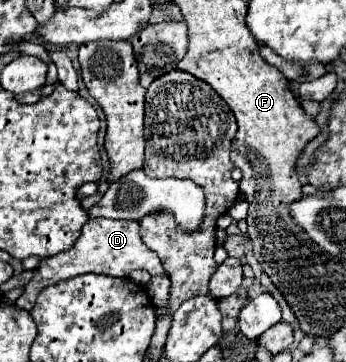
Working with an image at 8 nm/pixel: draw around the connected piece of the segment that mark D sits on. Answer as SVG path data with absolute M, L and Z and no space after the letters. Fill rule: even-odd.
M91 218L85 222L85 226L81 228L81 234L75 242L73 248L55 254L53 258L43 260L37 266L35 278L25 286L23 294L17 298L17 306L23 310L31 310L39 292L51 284L57 284L61 280L71 280L79 274L105 274L105 276L119 276L125 278L129 276L133 270L147 270L151 276L157 274L165 274L161 260L157 258L155 252L151 252L141 236L139 236L139 222L135 220L105 220L105 218Z

